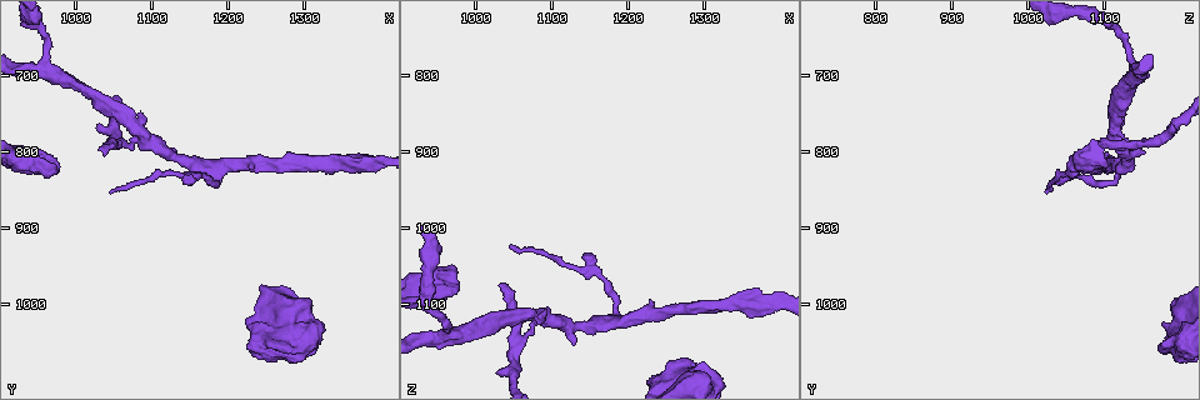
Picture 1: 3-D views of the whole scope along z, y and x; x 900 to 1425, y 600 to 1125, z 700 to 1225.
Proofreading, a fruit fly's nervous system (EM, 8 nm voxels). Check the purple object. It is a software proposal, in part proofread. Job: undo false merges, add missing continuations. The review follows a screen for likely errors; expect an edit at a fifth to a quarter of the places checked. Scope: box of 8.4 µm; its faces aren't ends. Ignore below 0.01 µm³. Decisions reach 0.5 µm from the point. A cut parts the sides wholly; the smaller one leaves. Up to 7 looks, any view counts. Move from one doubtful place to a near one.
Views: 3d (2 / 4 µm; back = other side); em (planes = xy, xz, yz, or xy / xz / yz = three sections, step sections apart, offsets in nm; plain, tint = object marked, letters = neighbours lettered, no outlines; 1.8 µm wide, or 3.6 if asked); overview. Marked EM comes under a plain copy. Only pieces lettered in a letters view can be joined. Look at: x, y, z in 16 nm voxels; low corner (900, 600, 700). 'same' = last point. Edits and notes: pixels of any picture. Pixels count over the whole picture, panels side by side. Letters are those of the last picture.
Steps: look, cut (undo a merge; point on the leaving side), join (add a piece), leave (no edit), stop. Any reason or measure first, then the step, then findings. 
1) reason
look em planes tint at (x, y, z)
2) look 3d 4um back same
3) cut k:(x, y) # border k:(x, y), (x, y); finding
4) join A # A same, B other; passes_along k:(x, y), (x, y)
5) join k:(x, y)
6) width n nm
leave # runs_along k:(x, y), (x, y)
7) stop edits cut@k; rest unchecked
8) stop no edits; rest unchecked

stops while still wide
look 3d 2um at (975, 825, 1080)

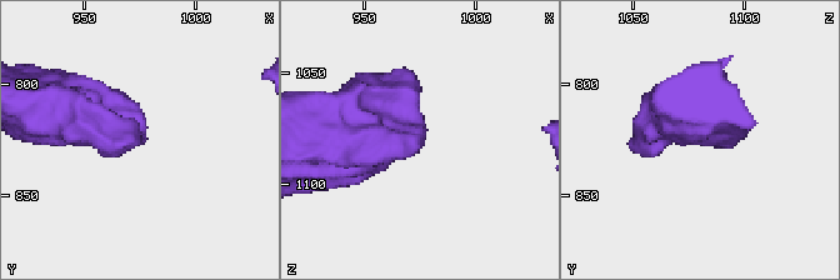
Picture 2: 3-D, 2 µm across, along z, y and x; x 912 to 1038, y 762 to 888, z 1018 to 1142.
shape alone is not enough
look em planes letters at (976, 823, 1080)

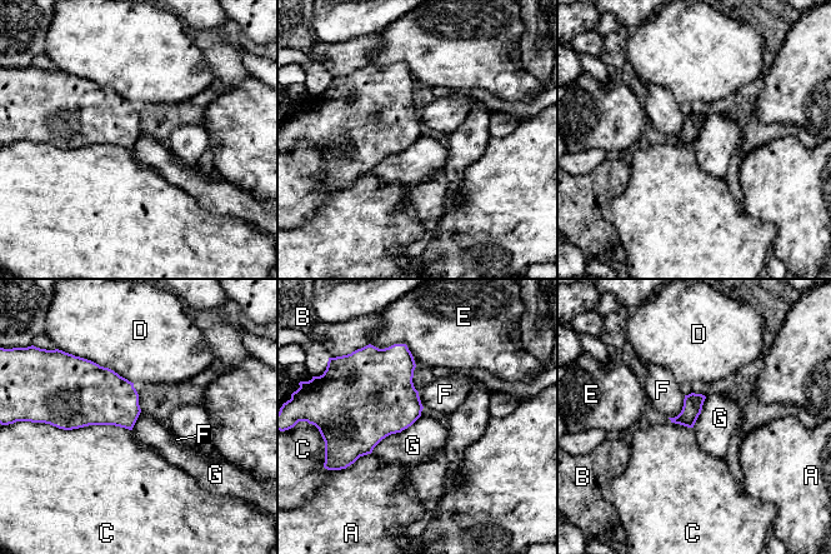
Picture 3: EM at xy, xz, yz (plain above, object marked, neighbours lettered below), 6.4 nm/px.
leave # A other, B other, C other, D other, E other, F other, G other; border 3:(421, 415), (386, 435), (370, 453); none of them fits

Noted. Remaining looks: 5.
abrupt turn
look em planes letters at (1080, 775, 1115)

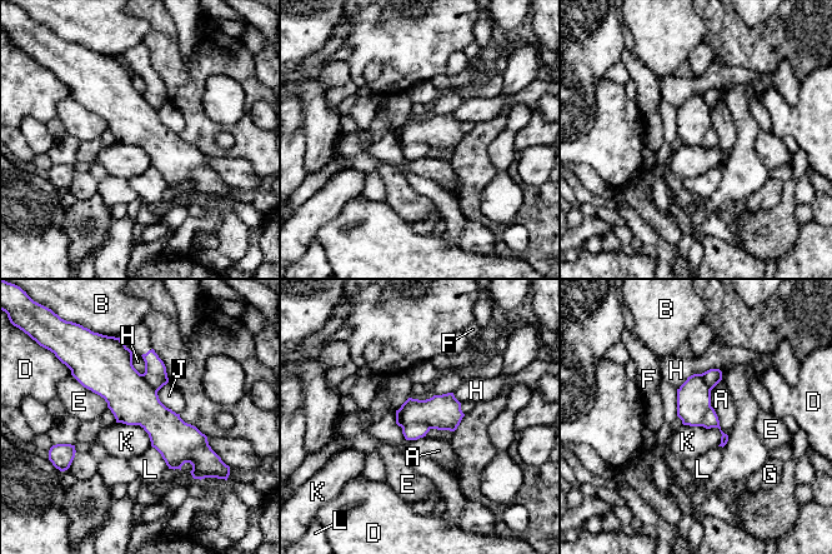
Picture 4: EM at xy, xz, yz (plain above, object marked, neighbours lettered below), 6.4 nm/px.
width 220 nm; longest_contact A 420 nm
cut 4:(412, 432) # A other, B other, D other, E other, F other, G other, H other, J other, K other, L other; a second cell is stuck on

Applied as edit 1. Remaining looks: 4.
look overview

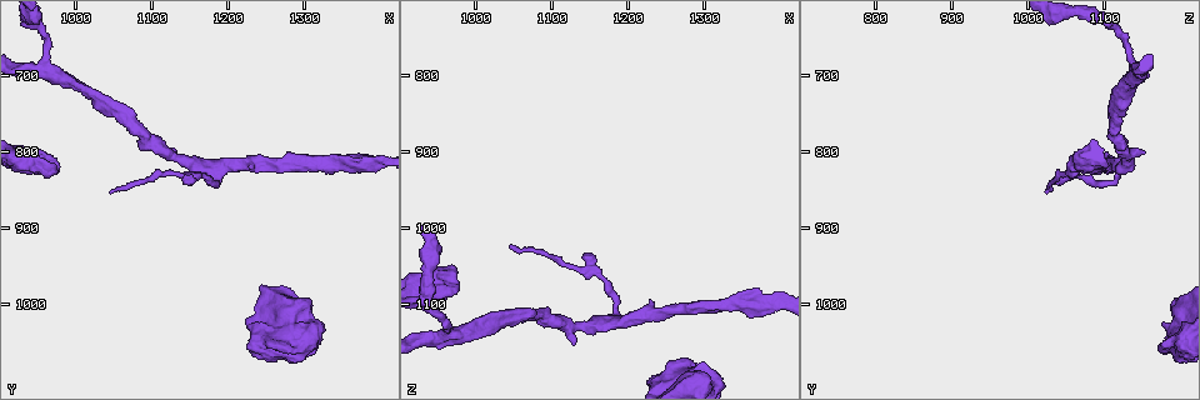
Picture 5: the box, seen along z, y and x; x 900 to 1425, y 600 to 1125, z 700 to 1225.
sharp bend
look em planes tint at (960, 685, 1140)

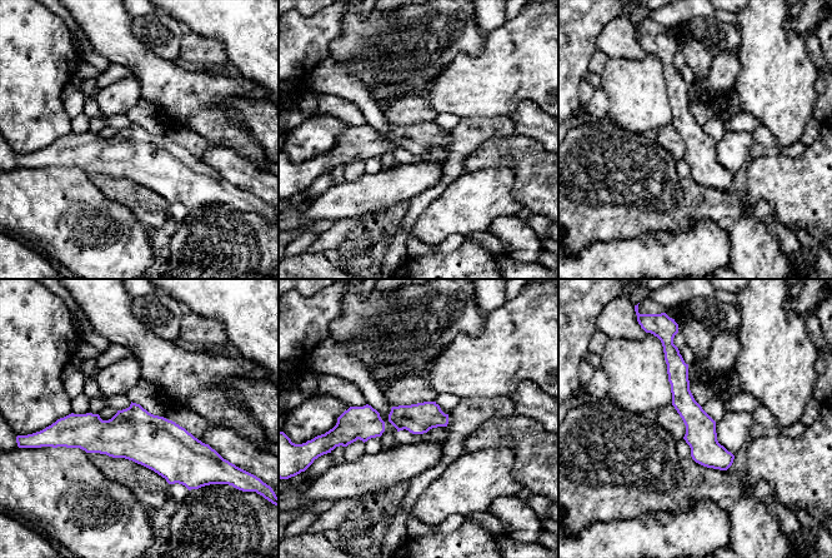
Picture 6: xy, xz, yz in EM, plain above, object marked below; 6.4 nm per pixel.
look em planes letters same

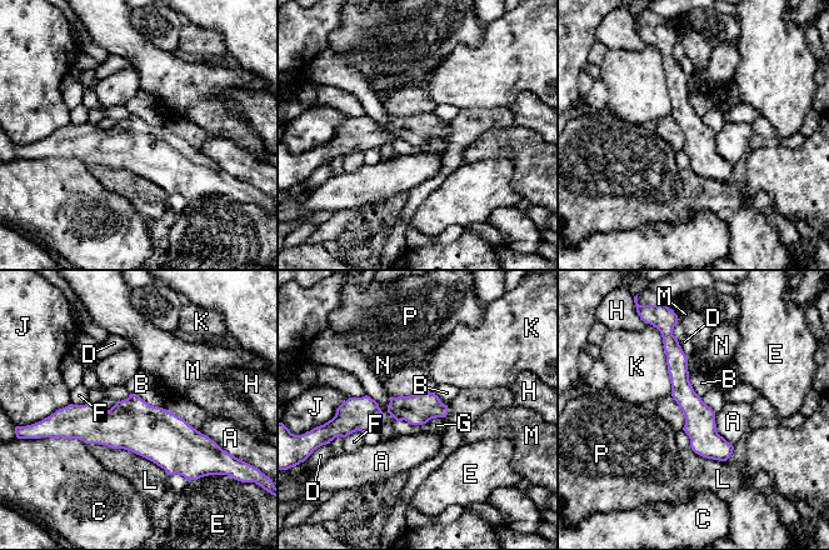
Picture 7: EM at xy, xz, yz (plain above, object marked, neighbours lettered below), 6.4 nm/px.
width 190 nm; longest_contact L 550 nm
leave # A other, B other, C other, D other, E other, F other, G other, H other, J other, K other, L other, M other, N other, P other; continuous, no second cell

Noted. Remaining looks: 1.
stop edits cut@4; rest unchecked

